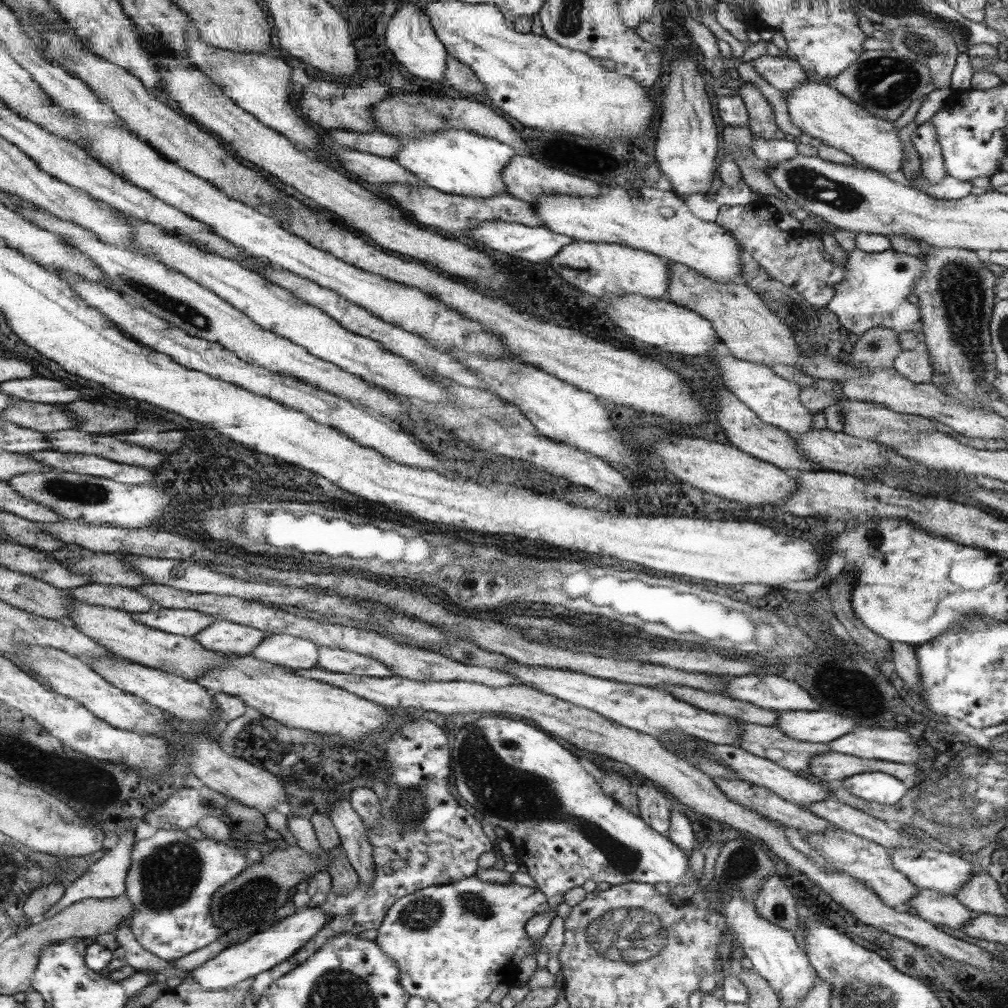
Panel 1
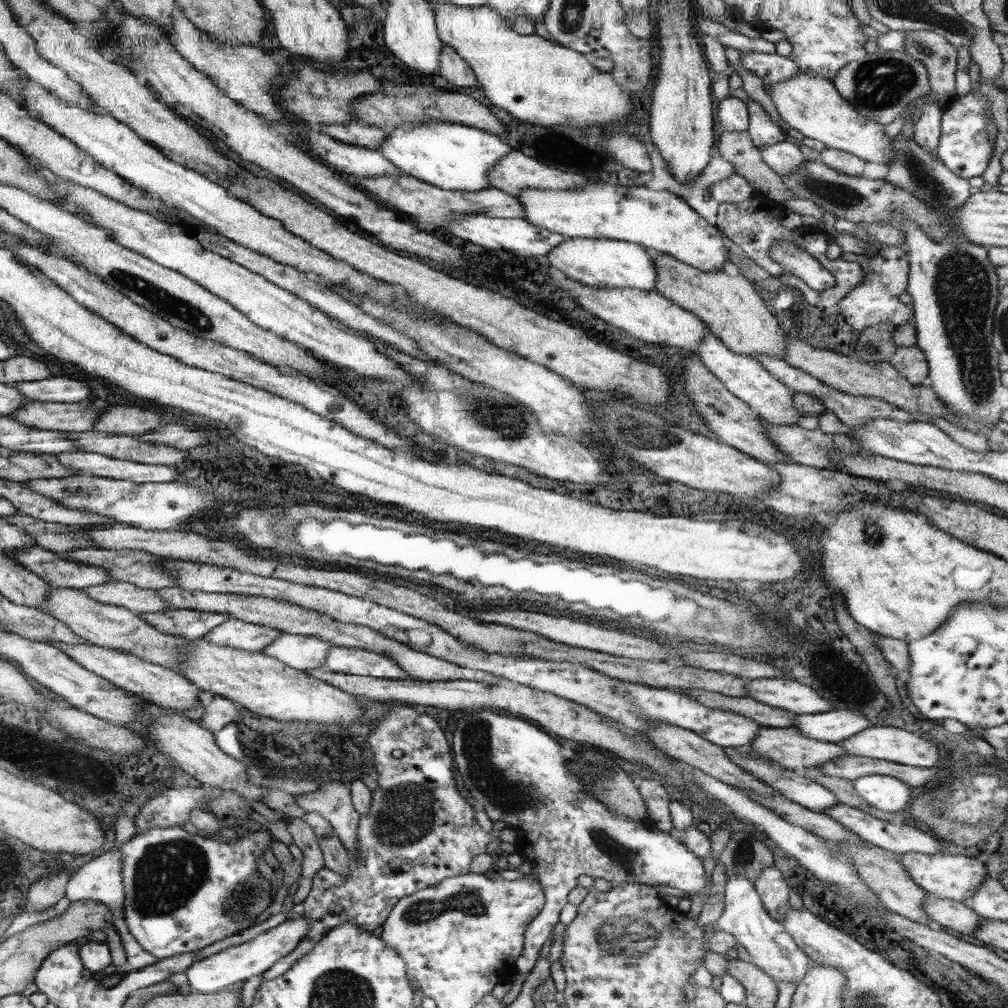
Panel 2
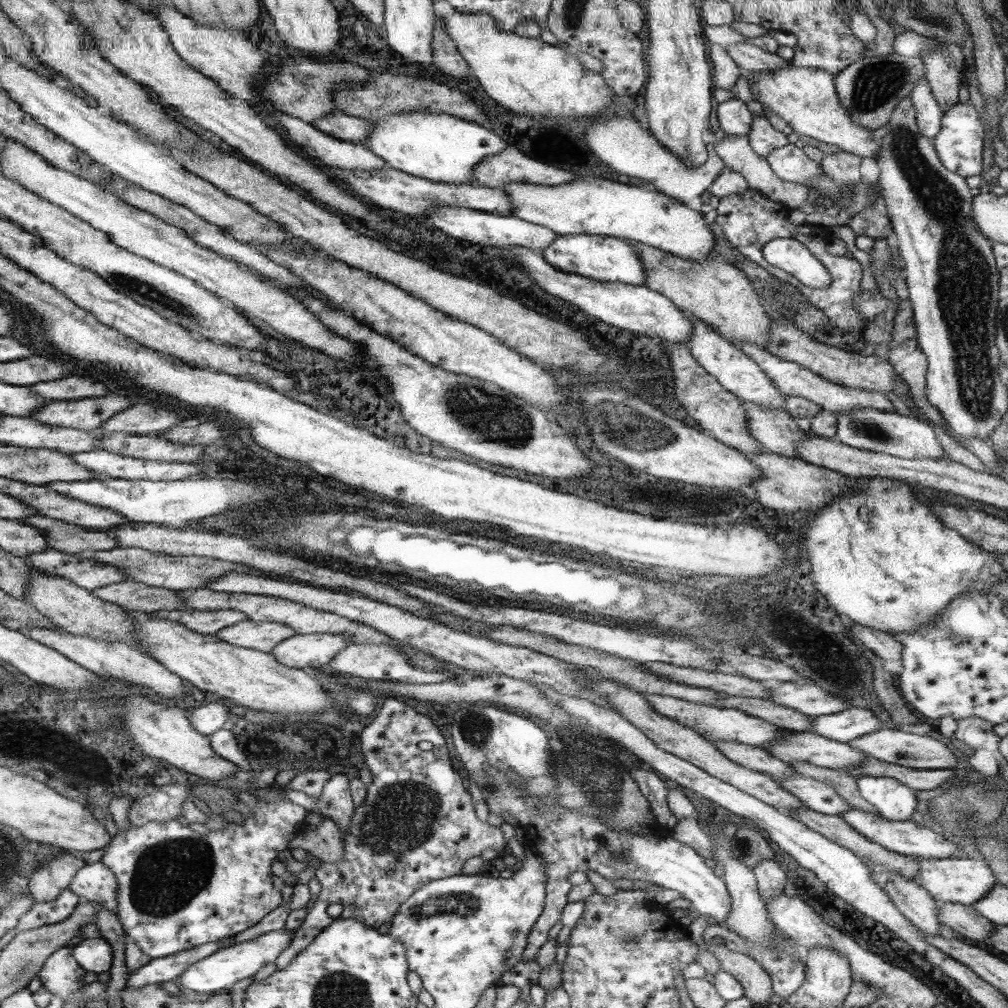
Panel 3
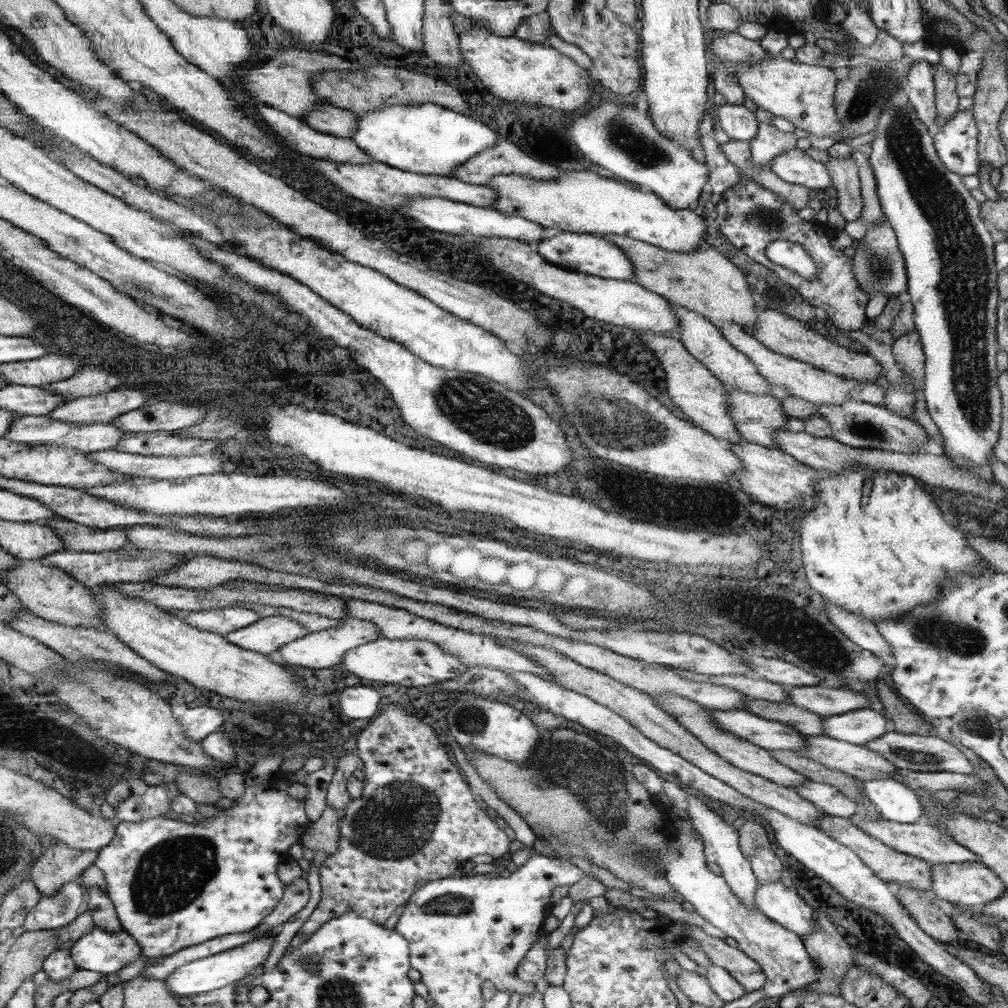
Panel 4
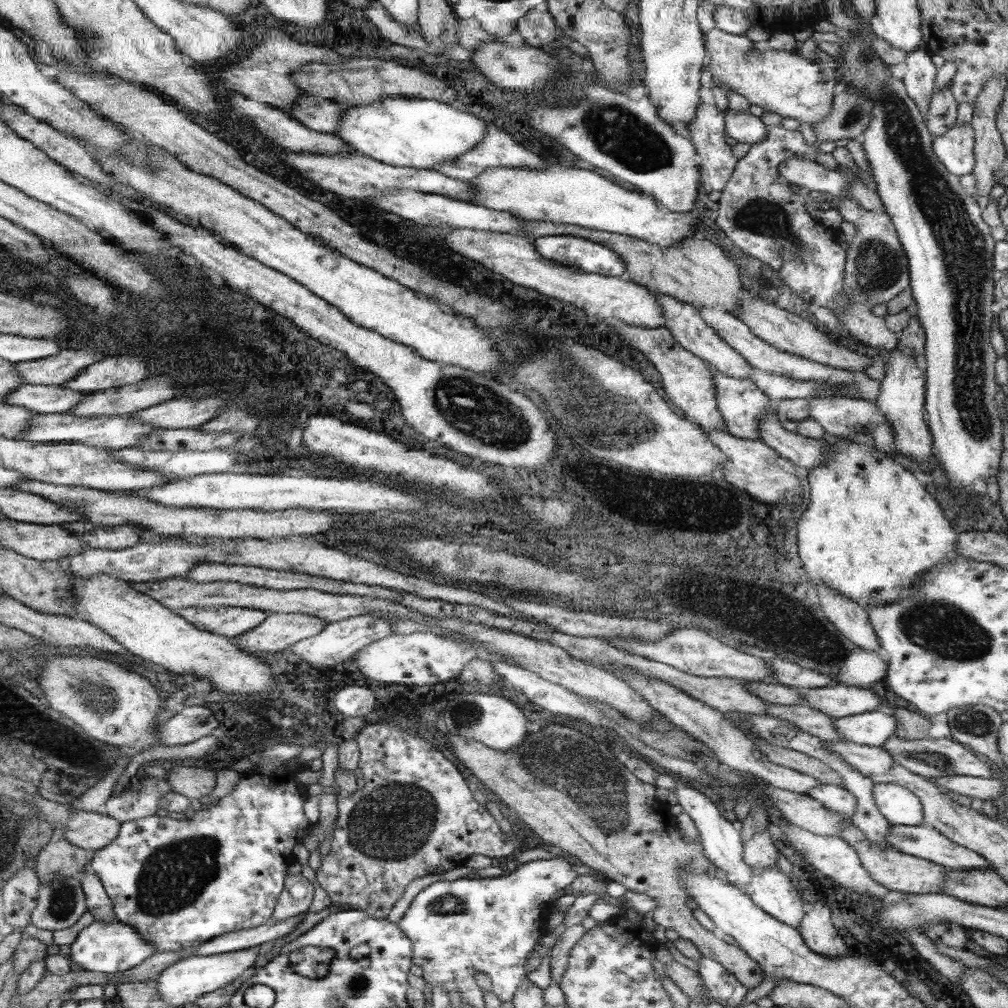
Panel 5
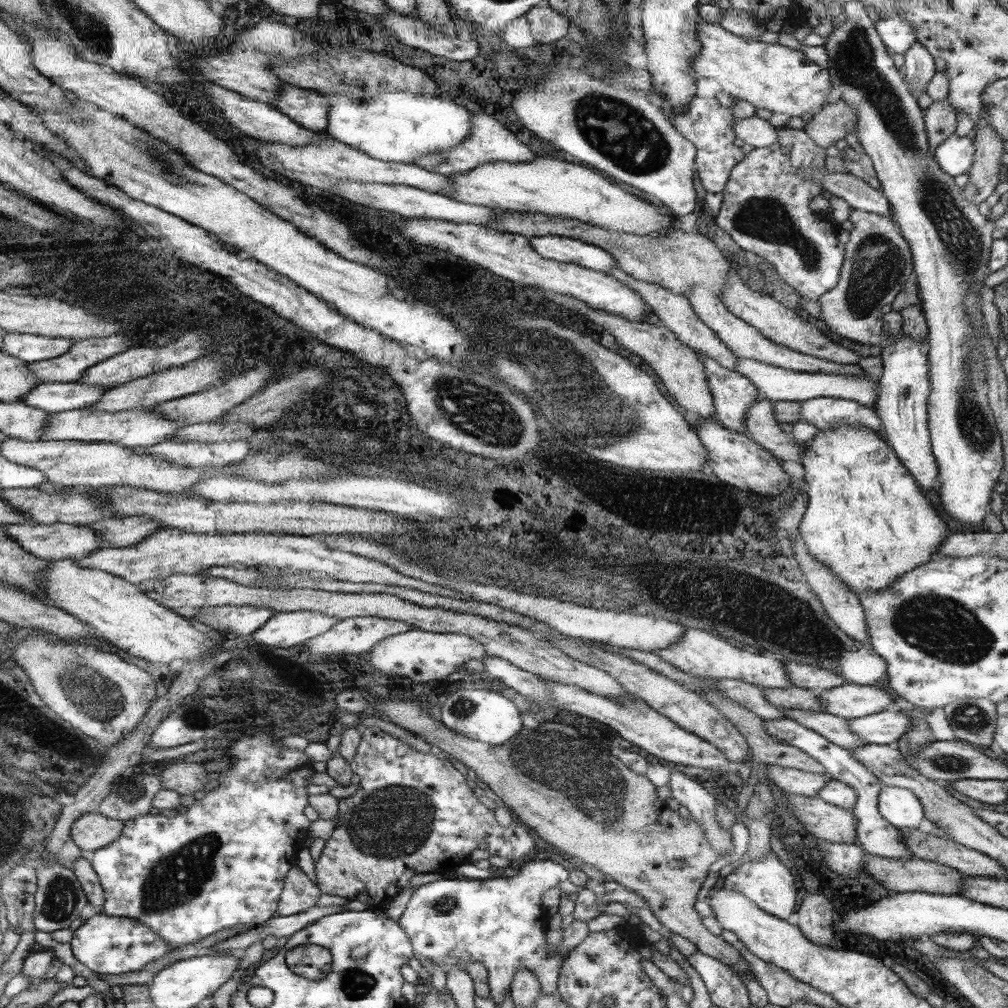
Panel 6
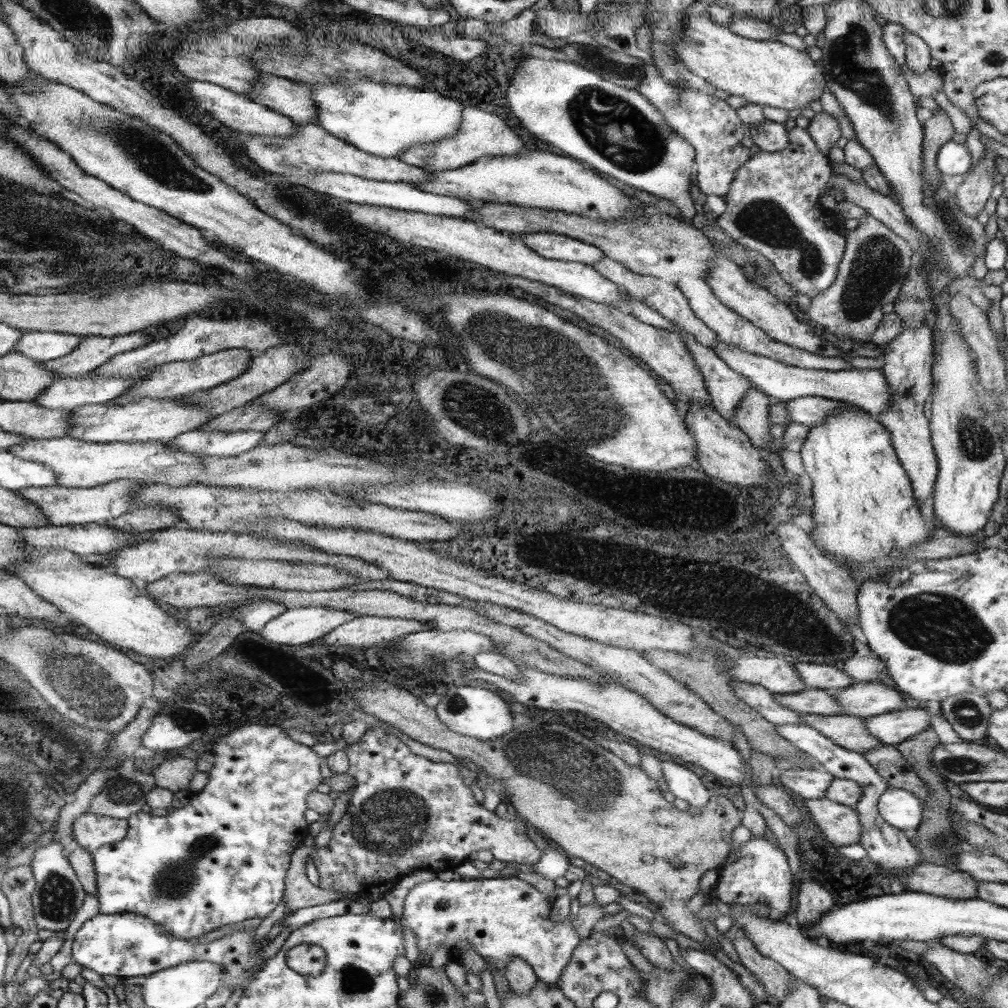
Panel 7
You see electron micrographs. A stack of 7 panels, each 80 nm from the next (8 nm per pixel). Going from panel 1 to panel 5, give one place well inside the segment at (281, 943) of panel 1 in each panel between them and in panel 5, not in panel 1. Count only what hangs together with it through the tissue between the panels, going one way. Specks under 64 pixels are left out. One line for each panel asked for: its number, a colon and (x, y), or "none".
2: (237, 964)
3: (224, 968)
4: (217, 971)
5: (185, 981)

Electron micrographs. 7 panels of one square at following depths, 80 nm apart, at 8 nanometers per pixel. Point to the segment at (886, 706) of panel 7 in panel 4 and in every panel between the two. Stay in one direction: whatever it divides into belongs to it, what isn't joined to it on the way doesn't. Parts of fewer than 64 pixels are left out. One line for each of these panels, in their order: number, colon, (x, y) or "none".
4: (824, 701)
5: (838, 701)
6: (851, 701)

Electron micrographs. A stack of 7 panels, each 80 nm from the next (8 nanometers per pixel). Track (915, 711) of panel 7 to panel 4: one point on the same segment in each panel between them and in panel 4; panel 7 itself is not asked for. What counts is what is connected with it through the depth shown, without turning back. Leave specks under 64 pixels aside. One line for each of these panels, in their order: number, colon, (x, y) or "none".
4: (860, 726)
5: (873, 728)
6: (885, 727)

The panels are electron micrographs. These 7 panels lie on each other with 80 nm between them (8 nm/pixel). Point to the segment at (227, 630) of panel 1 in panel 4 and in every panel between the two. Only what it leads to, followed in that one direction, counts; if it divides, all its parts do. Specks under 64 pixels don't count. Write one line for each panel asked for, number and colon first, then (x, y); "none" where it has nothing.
2: (250, 637)
3: (264, 636)
4: (271, 633)

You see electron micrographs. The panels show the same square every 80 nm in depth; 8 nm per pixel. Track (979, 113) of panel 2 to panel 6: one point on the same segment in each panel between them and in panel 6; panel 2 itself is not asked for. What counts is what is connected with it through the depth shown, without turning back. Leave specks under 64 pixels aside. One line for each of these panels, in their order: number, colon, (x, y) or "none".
3: (959, 145)
4: (956, 143)
5: (955, 149)
6: (955, 155)

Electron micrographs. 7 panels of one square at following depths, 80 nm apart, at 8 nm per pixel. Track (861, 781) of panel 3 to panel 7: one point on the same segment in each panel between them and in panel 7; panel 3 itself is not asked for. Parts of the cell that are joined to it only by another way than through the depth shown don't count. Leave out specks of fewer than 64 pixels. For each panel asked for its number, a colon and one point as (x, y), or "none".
4: (894, 801)
5: (900, 806)
6: (900, 807)
7: (902, 809)

